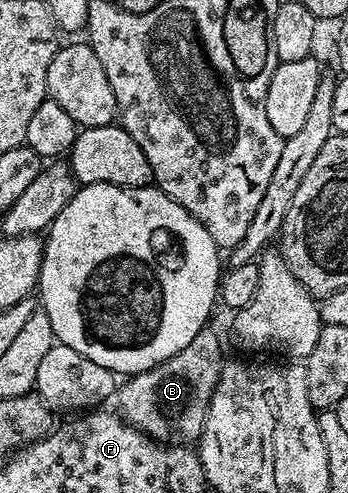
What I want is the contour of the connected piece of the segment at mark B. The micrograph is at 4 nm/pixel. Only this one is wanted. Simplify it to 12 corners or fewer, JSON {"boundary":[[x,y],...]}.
{"boundary":[[219,337],[125,378],[118,414],[154,440],[199,440]]}

